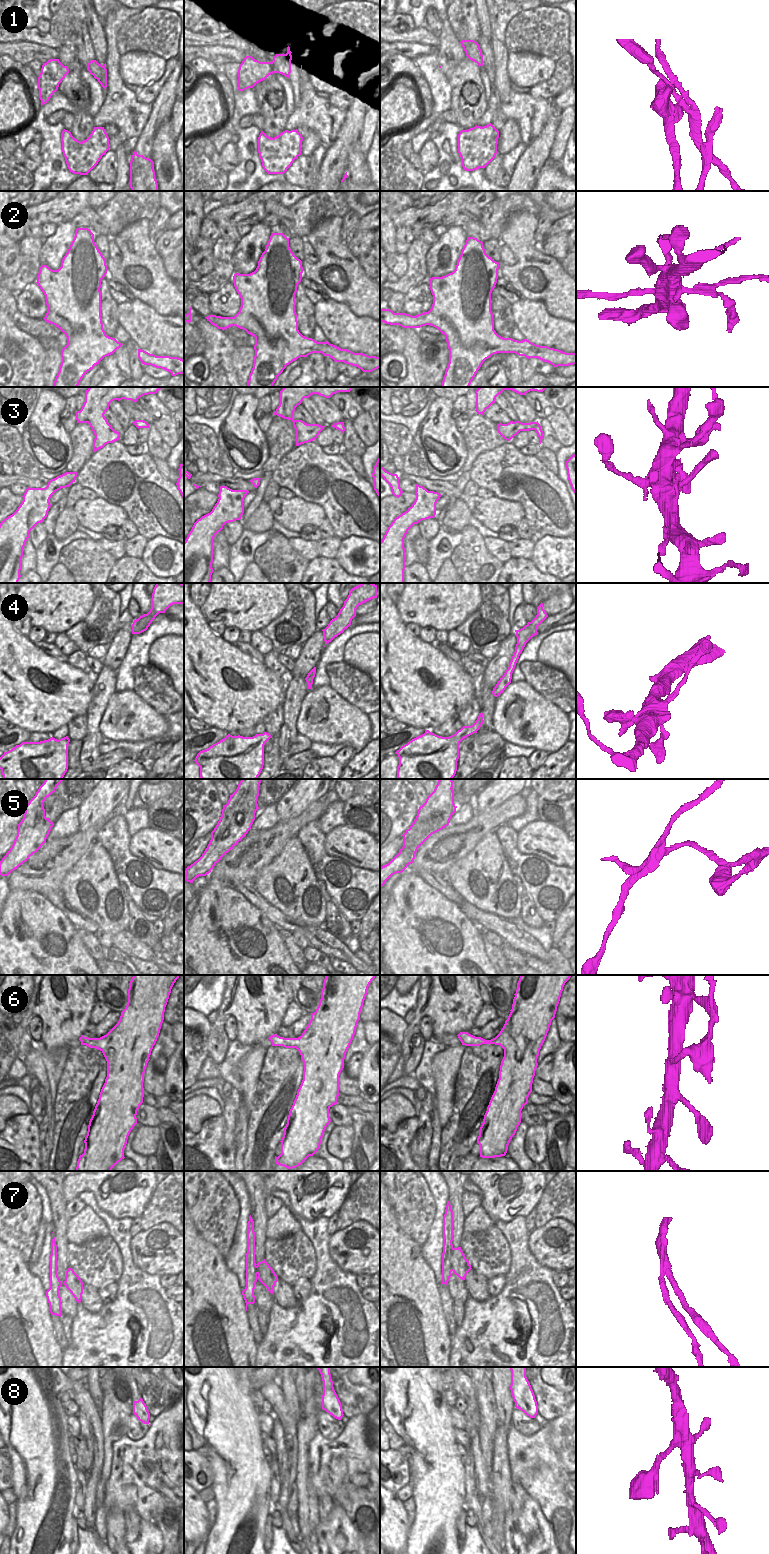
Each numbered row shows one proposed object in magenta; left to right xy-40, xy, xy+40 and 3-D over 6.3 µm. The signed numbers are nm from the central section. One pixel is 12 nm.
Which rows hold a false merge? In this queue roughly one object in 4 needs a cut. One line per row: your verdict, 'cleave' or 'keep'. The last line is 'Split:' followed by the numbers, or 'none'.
1: cleave
2: cleave
3: keep
4: keep
5: cleave
6: cleave
7: cleave
8: keep
Split: 1, 2, 5, 6, 7

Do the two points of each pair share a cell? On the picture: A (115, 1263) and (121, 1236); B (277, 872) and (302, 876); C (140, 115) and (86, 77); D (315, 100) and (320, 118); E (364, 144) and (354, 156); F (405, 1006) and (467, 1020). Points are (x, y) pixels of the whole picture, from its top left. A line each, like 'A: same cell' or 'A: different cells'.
A: different cells
B: same cell
C: different cells
D: same cell
E: different cells
F: different cells

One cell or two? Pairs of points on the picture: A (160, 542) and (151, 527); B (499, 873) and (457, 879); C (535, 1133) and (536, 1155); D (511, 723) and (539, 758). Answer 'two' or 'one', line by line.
A: two
B: one
C: one
D: two

